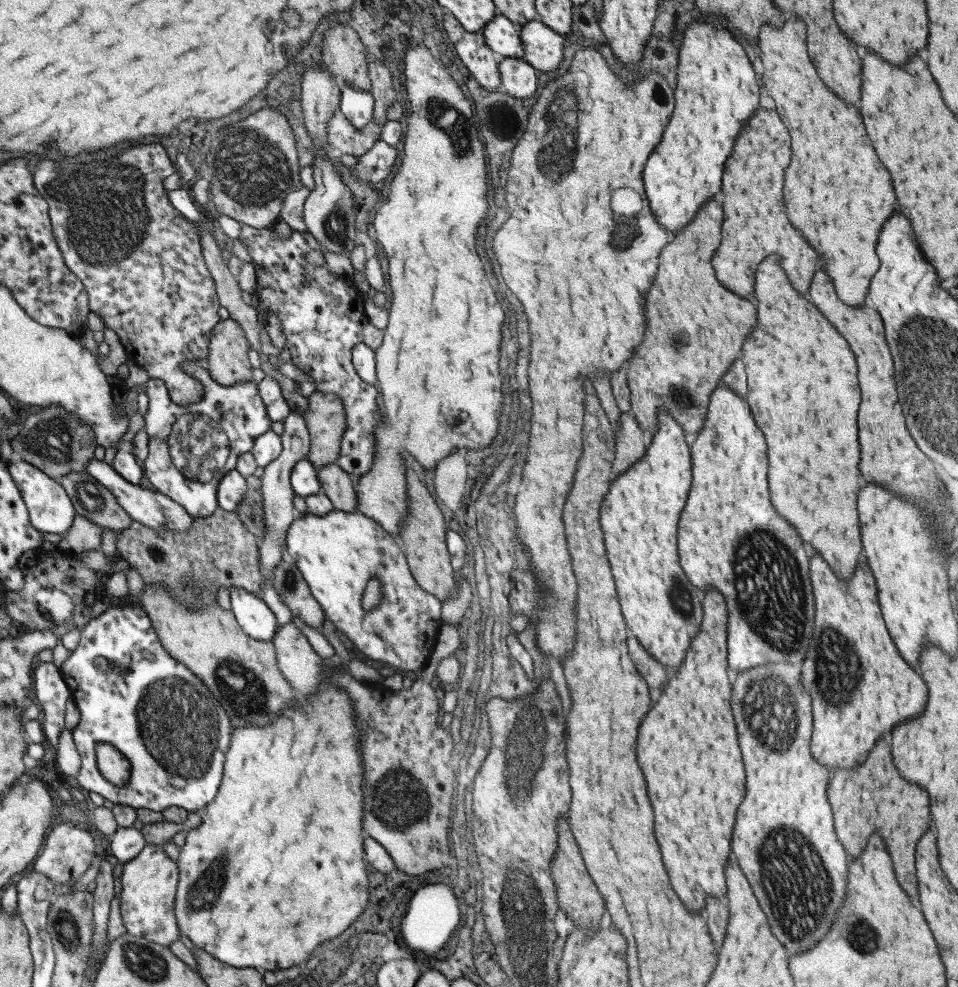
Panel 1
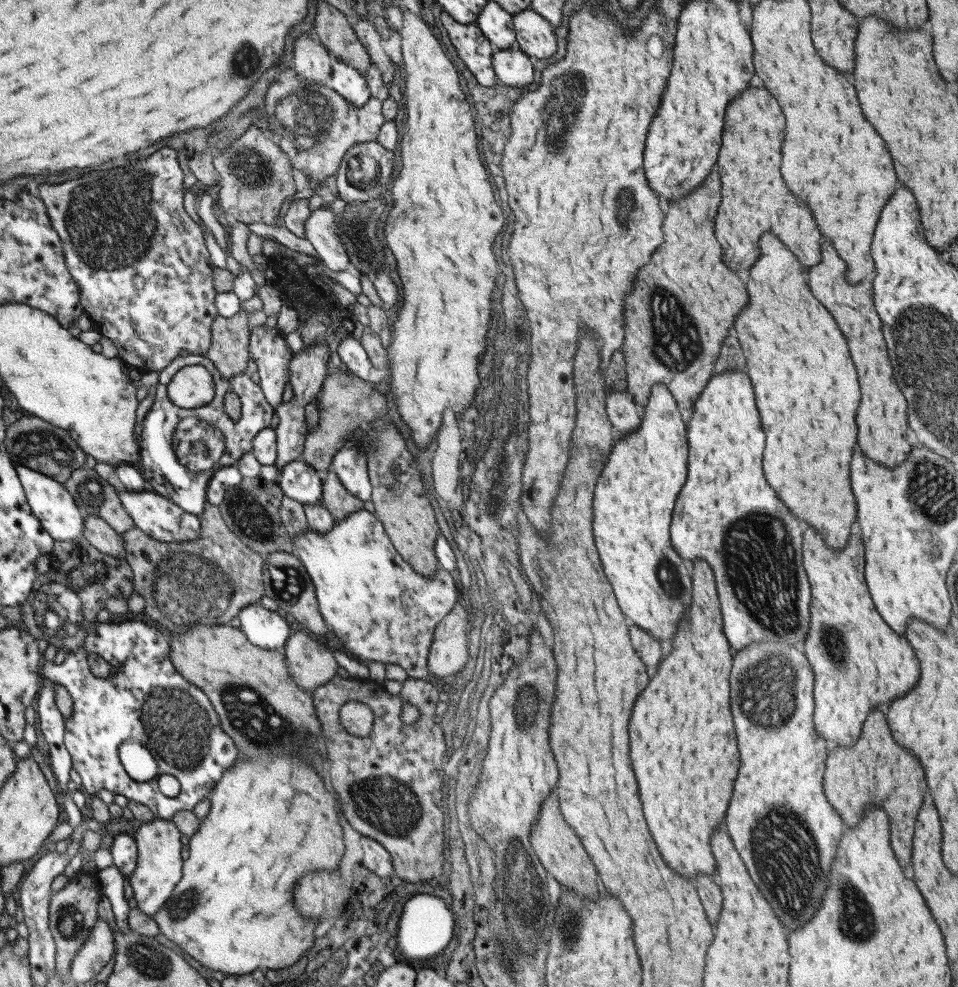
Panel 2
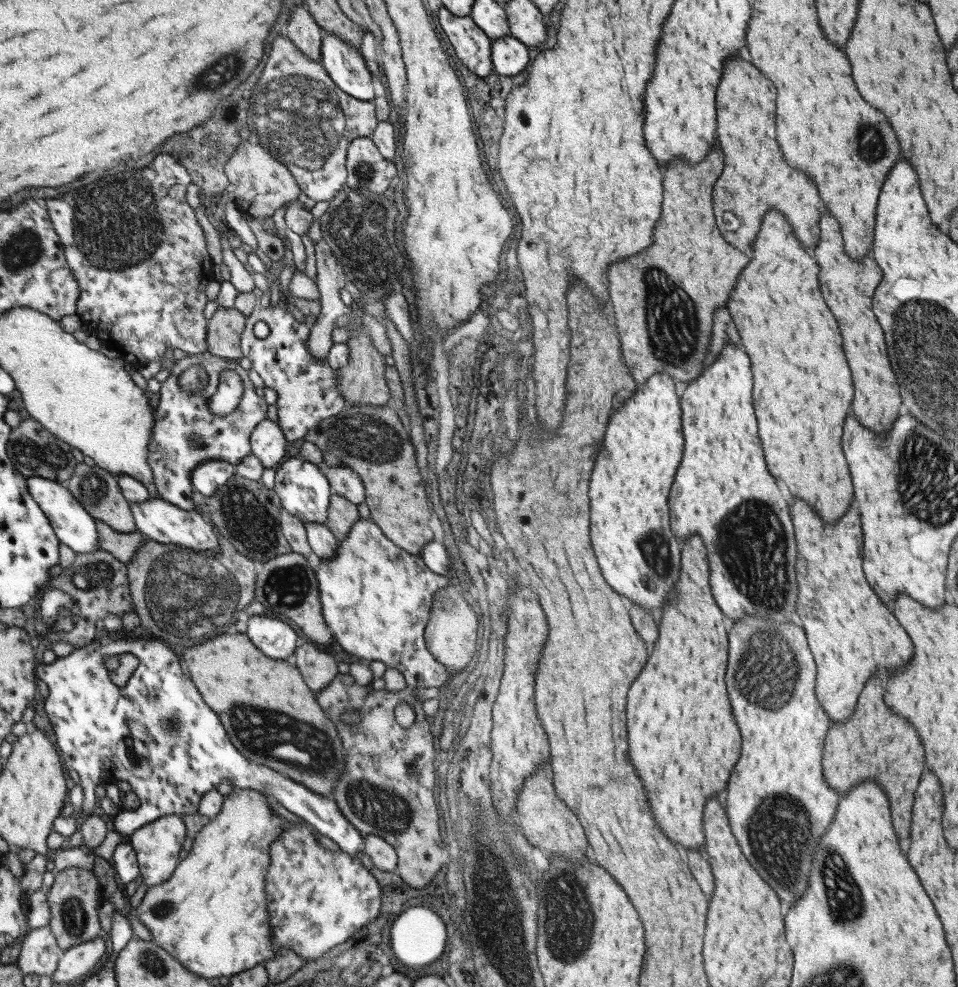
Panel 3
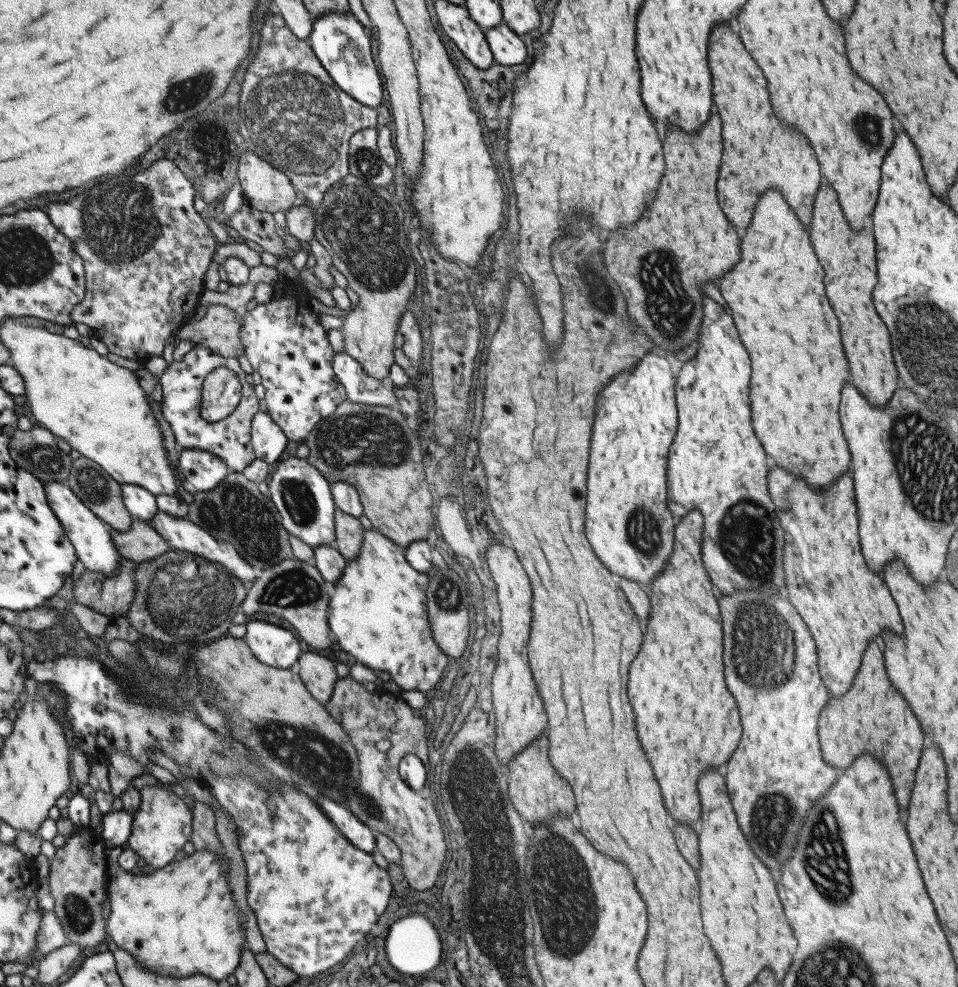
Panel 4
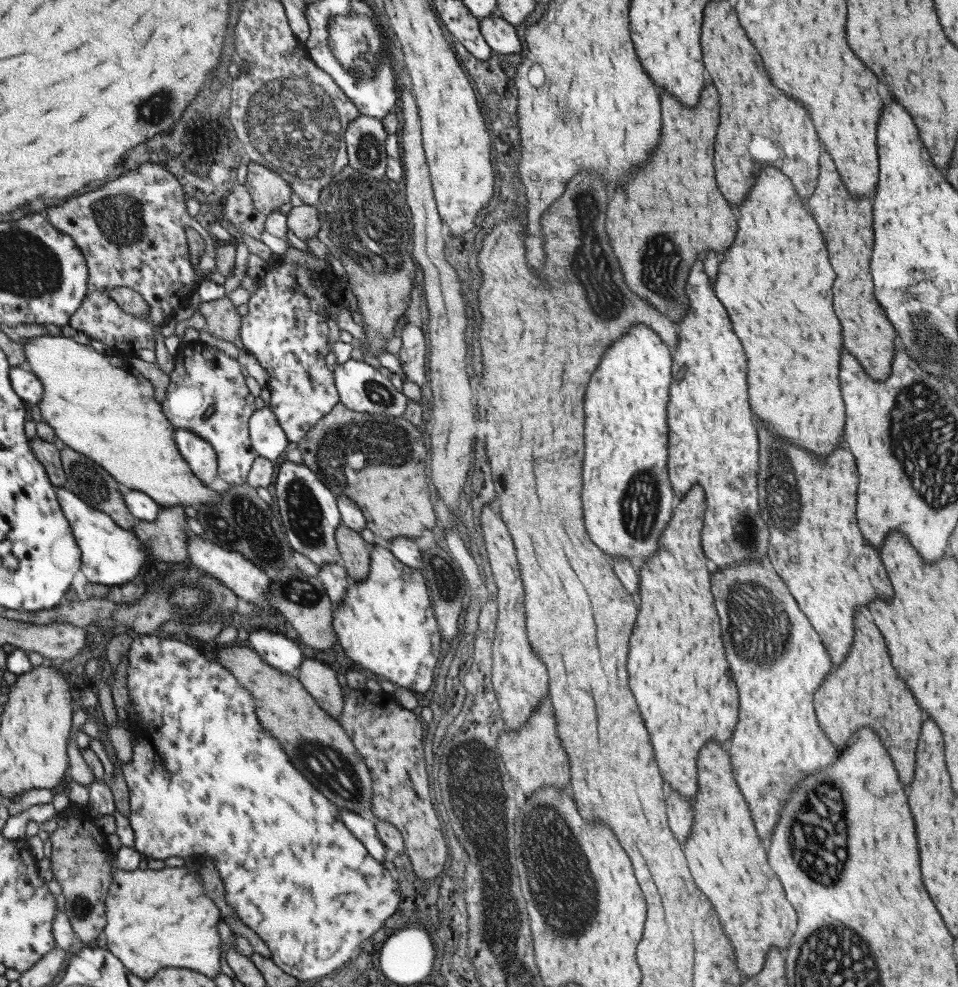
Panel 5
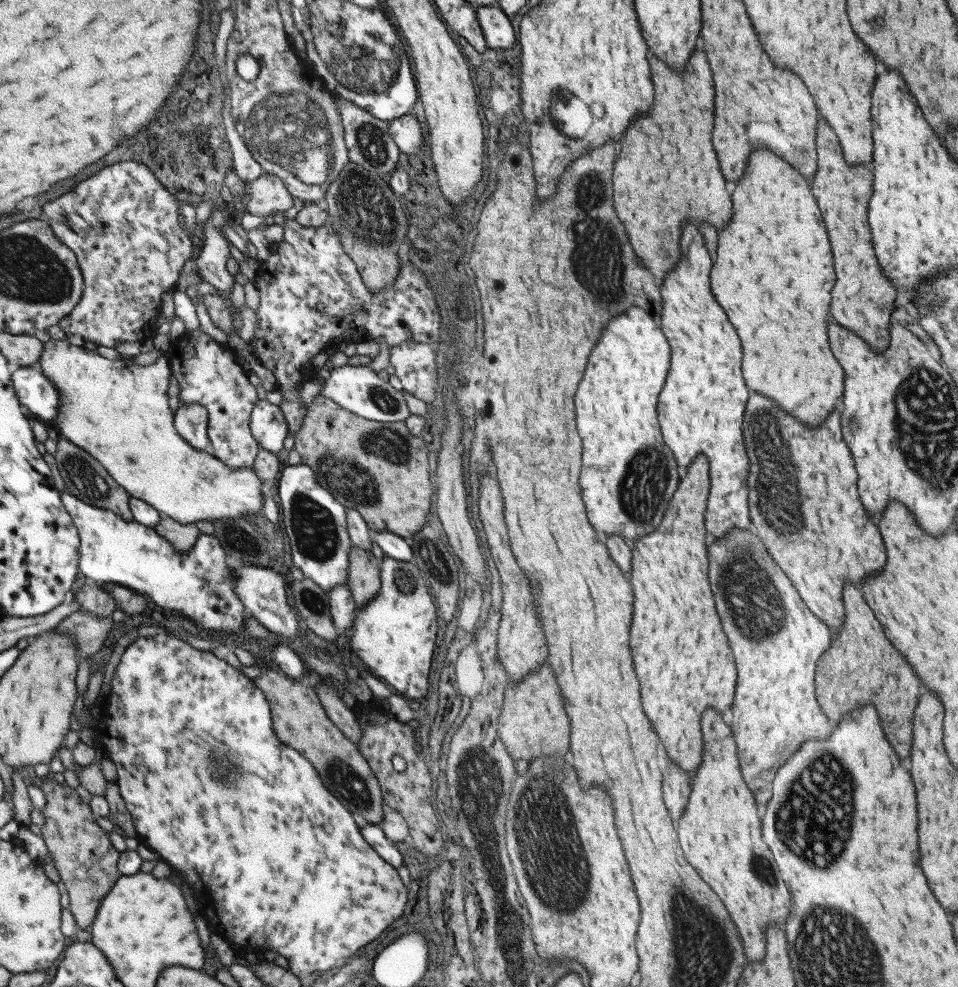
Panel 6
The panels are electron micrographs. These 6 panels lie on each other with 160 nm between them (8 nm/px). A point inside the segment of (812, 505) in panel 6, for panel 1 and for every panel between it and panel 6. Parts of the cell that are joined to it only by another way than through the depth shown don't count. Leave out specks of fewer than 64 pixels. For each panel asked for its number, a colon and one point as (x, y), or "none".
1: (860, 687)
2: (857, 662)
3: (850, 633)
4: (844, 606)
5: (809, 505)

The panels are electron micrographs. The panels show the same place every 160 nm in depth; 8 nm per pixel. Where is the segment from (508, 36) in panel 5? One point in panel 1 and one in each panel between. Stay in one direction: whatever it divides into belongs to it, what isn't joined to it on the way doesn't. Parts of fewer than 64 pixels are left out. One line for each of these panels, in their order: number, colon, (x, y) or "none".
1: (517, 78)
2: (513, 67)
3: (508, 56)
4: (506, 48)

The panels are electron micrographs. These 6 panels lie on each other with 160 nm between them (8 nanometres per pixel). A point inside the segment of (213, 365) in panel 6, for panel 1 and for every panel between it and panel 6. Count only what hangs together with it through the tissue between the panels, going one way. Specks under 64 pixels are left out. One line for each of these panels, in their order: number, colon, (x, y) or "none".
1: (190, 447)
2: (180, 447)
3: (182, 433)
4: (229, 439)
5: (202, 376)

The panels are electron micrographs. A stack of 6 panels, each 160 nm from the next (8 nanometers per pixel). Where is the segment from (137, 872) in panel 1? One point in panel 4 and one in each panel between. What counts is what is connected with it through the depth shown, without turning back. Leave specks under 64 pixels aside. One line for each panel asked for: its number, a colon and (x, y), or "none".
2: (158, 868)
3: (156, 845)
4: (160, 826)

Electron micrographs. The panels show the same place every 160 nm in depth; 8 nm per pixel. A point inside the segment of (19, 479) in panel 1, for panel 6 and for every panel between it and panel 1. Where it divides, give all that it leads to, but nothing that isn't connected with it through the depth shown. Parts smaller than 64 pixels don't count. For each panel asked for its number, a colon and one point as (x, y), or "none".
2: (54, 508)
3: (72, 525)
4: (93, 546)
5: (109, 555)
6: (198, 583)

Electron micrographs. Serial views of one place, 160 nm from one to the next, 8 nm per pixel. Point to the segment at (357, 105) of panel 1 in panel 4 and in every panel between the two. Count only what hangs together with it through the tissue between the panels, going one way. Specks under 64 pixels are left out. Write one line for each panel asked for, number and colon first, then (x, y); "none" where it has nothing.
2: (348, 83)
3: (344, 65)
4: (341, 45)

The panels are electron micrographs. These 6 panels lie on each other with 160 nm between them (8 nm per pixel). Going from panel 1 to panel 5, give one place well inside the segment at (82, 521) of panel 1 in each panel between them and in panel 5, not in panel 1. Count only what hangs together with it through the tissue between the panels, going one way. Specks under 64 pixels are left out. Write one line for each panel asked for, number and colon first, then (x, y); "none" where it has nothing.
2: (102, 537)
3: (121, 546)
4: (139, 542)
5: (165, 538)

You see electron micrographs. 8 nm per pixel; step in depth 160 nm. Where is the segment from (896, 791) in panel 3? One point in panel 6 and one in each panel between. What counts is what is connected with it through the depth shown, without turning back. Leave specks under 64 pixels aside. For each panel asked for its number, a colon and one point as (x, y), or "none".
4: (850, 724)
5: (863, 691)
6: (859, 667)

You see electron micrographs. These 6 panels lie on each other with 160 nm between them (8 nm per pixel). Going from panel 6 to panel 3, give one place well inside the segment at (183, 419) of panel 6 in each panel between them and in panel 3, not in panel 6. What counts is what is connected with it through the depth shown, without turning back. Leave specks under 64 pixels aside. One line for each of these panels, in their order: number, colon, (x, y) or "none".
3: (208, 476)
4: (202, 471)
5: (201, 458)

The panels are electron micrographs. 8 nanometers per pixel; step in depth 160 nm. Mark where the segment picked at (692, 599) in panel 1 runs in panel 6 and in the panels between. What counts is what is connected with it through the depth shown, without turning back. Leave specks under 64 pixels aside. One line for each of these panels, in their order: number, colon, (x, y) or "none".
2: (633, 498)
3: (629, 531)
4: (627, 524)
5: (627, 500)
6: (627, 476)

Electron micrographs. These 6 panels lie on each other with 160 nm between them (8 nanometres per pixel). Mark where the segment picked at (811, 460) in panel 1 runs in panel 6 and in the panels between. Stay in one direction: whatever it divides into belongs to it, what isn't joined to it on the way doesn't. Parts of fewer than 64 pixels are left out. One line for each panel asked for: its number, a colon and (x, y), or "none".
2: (805, 389)
3: (802, 389)
4: (775, 295)
5: (792, 343)
6: (772, 275)

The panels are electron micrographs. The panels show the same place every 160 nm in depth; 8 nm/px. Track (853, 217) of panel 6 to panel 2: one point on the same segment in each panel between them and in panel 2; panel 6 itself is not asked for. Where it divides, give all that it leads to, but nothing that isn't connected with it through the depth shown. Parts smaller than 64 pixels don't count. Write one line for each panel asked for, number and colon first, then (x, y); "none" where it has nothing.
2: (881, 422)
3: (847, 287)
4: (847, 257)
5: (846, 226)

